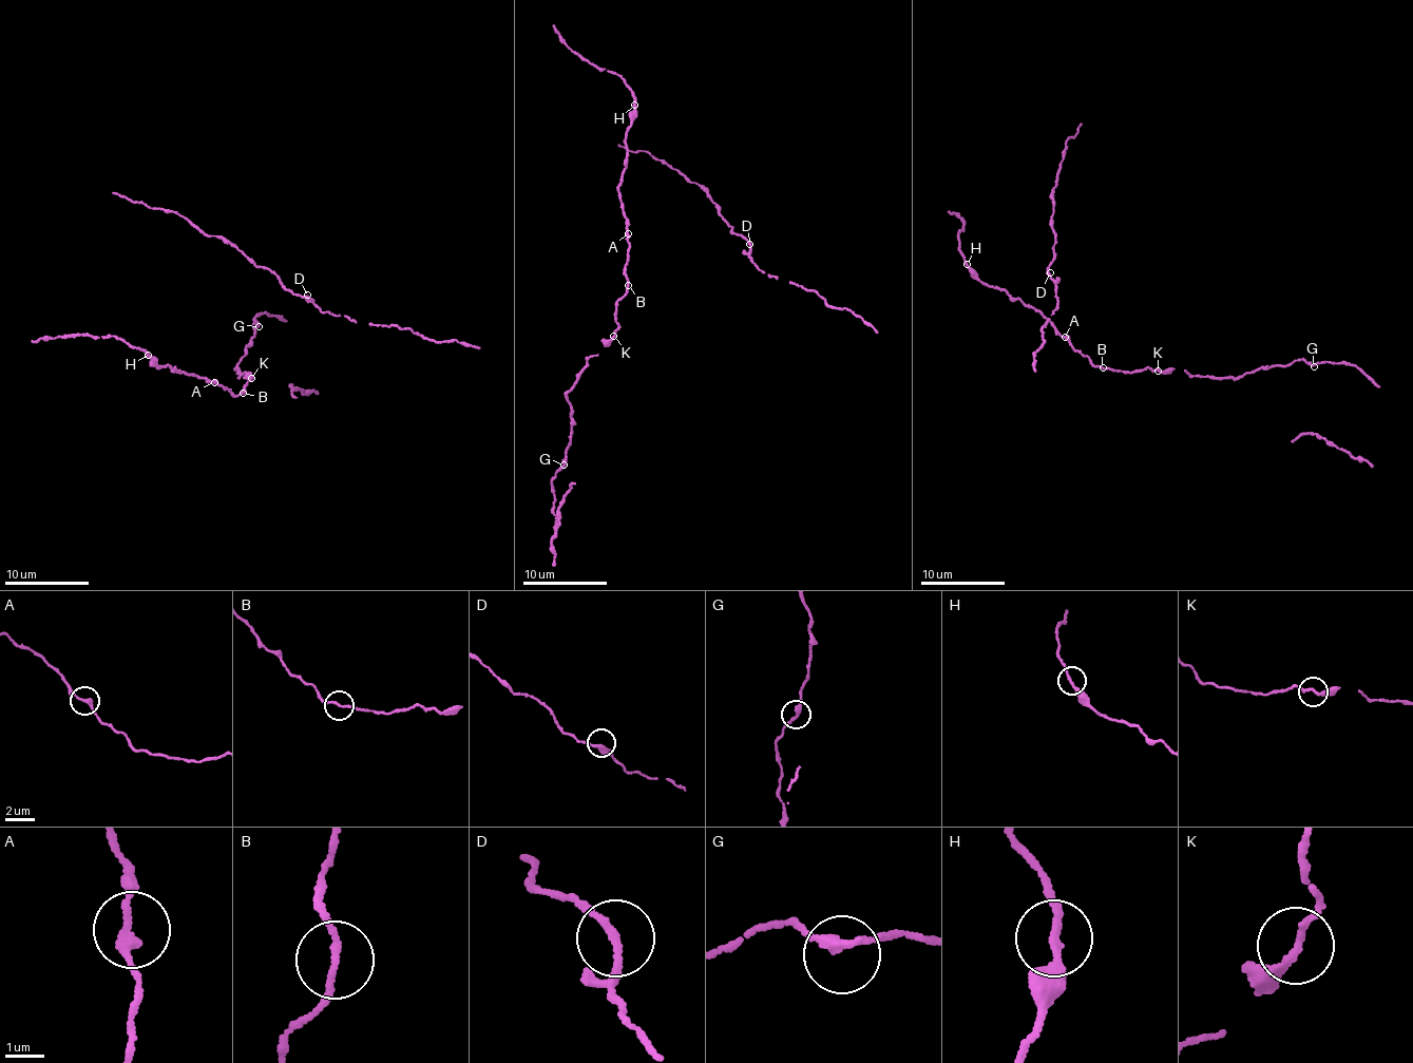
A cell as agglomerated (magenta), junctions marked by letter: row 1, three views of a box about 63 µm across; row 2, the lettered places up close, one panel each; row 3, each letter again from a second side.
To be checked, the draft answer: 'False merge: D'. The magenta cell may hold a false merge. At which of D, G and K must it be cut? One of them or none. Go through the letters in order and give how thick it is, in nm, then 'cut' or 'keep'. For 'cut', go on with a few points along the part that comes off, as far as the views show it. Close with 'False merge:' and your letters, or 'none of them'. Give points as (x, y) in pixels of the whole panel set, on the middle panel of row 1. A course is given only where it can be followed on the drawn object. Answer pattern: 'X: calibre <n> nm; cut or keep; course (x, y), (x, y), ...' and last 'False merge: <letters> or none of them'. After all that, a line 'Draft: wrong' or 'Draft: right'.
D: calibre 180 nm; keep
G: calibre 240 nm; keep
K: calibre 200 nm; keep
False merge: none of them
Draft: wrong

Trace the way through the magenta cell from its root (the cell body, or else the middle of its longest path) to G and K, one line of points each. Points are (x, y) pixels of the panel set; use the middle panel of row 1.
G: (628, 283), (628, 293), (616, 307), (618, 329), (598, 355), (588, 359), (567, 394), (571, 426), (564, 464)
K: (628, 283), (628, 293), (616, 307), (618, 329), (614, 336)

